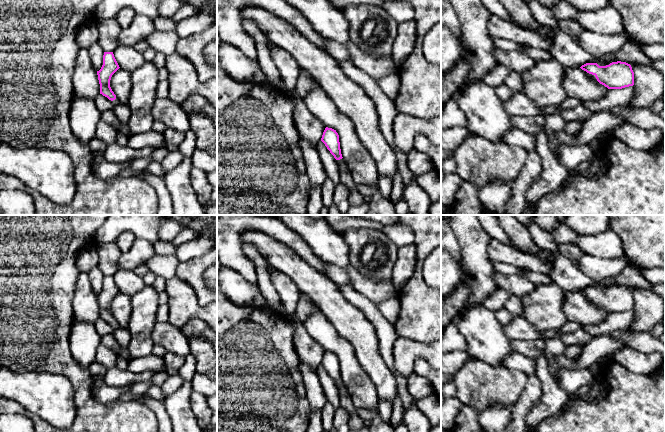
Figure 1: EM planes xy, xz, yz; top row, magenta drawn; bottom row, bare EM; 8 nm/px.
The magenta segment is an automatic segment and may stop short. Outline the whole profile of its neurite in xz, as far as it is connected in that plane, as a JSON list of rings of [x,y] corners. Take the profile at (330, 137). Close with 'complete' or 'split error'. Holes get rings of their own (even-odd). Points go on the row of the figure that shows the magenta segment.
[[[326,127],[321,141],[325,144],[330,153],[334,156],[336,160],[342,159],[339,135],[336,130]]]; complete

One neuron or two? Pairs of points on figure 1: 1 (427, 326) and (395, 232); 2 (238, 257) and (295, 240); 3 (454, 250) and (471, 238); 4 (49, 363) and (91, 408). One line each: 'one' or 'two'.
1: two
2: one
3: two
4: one

